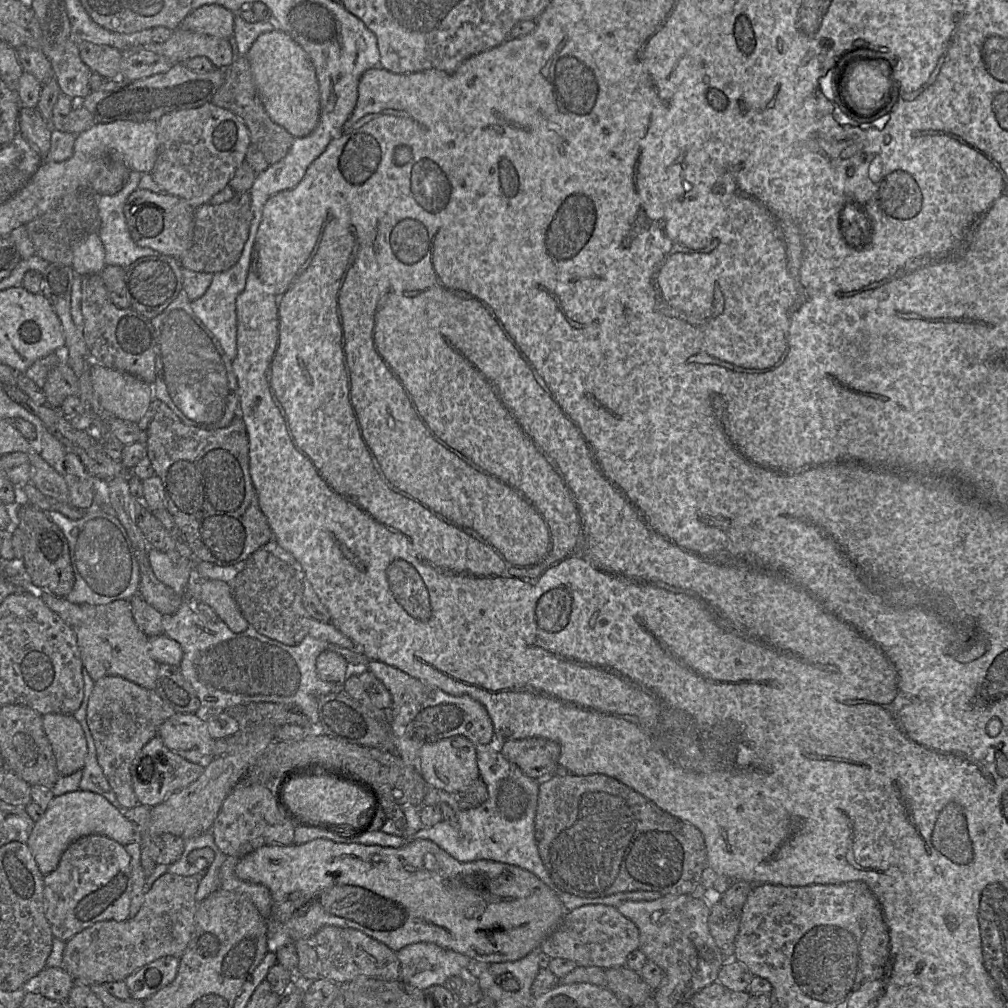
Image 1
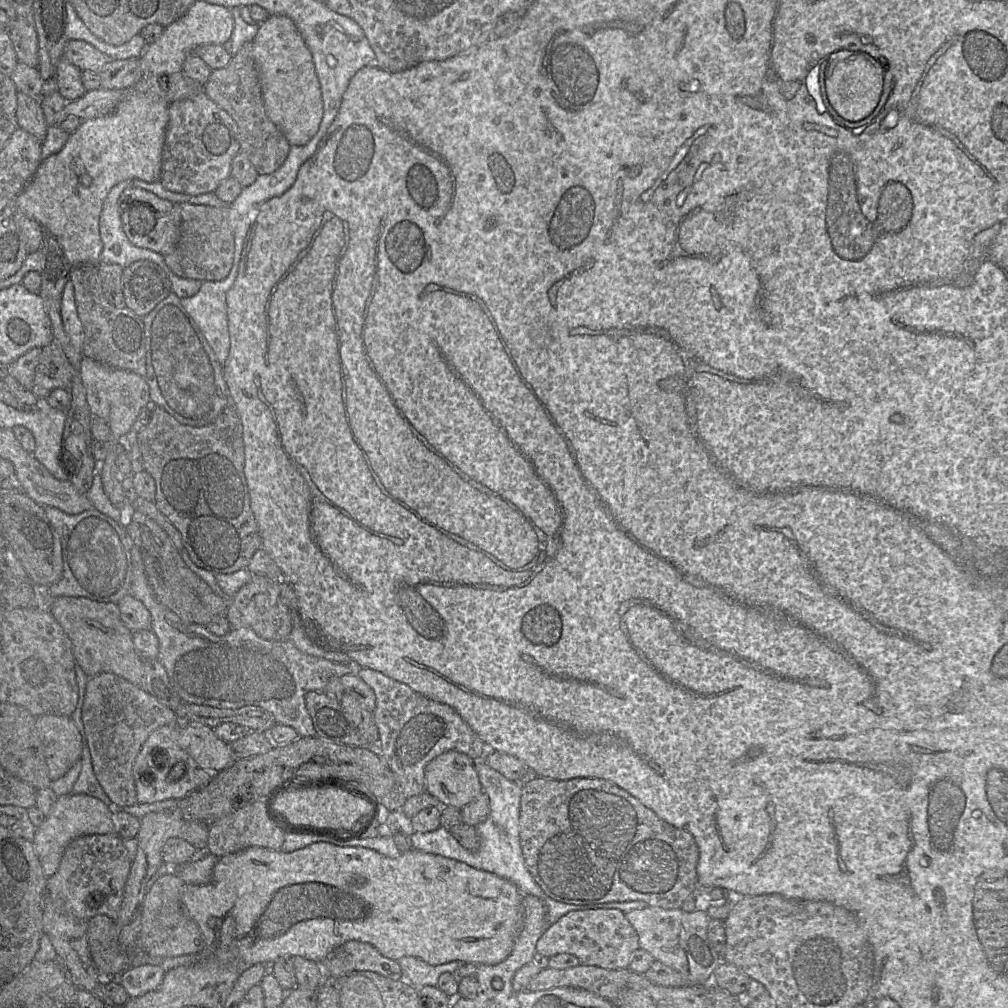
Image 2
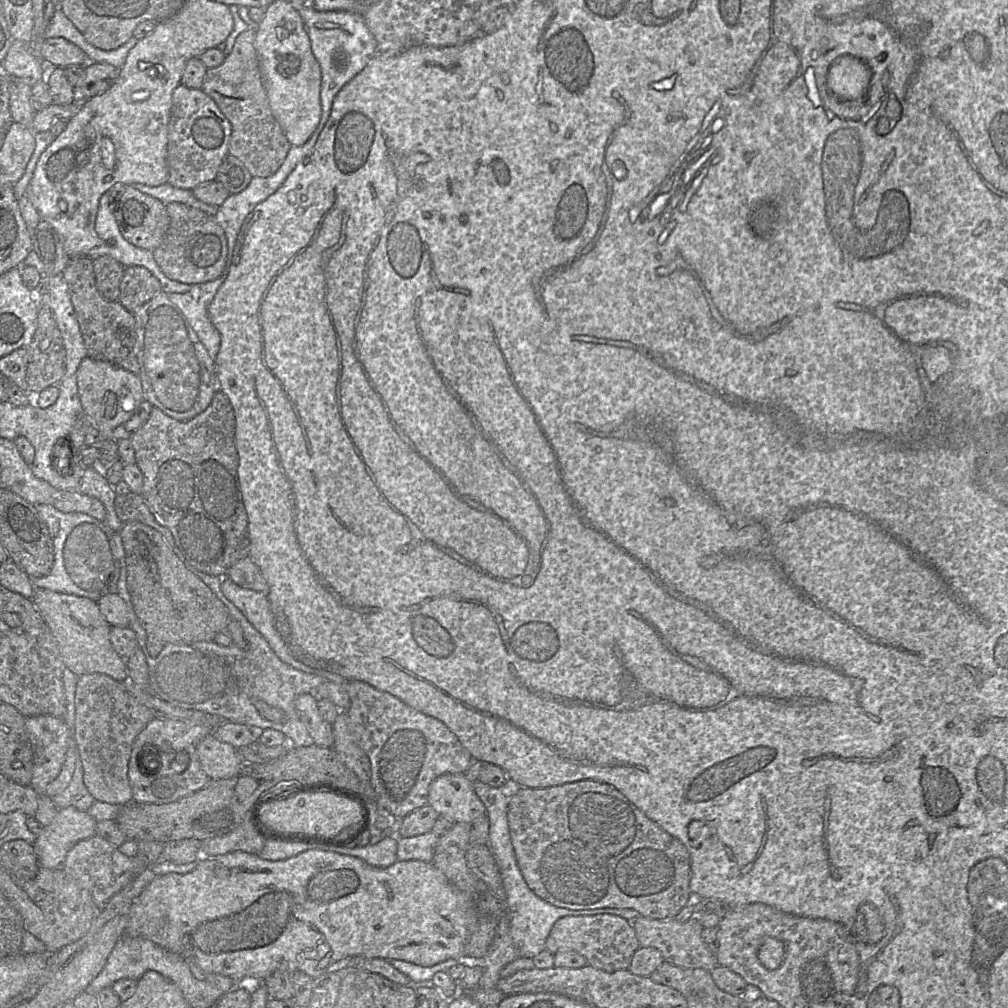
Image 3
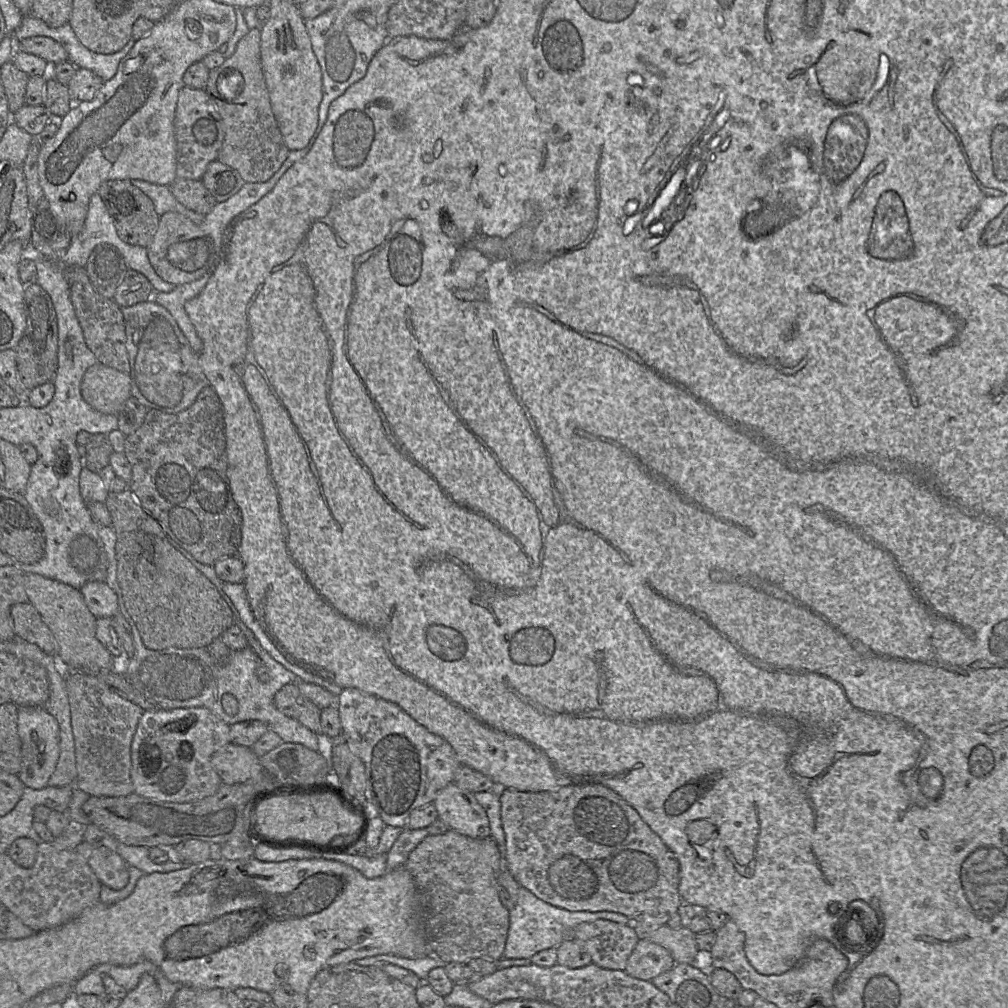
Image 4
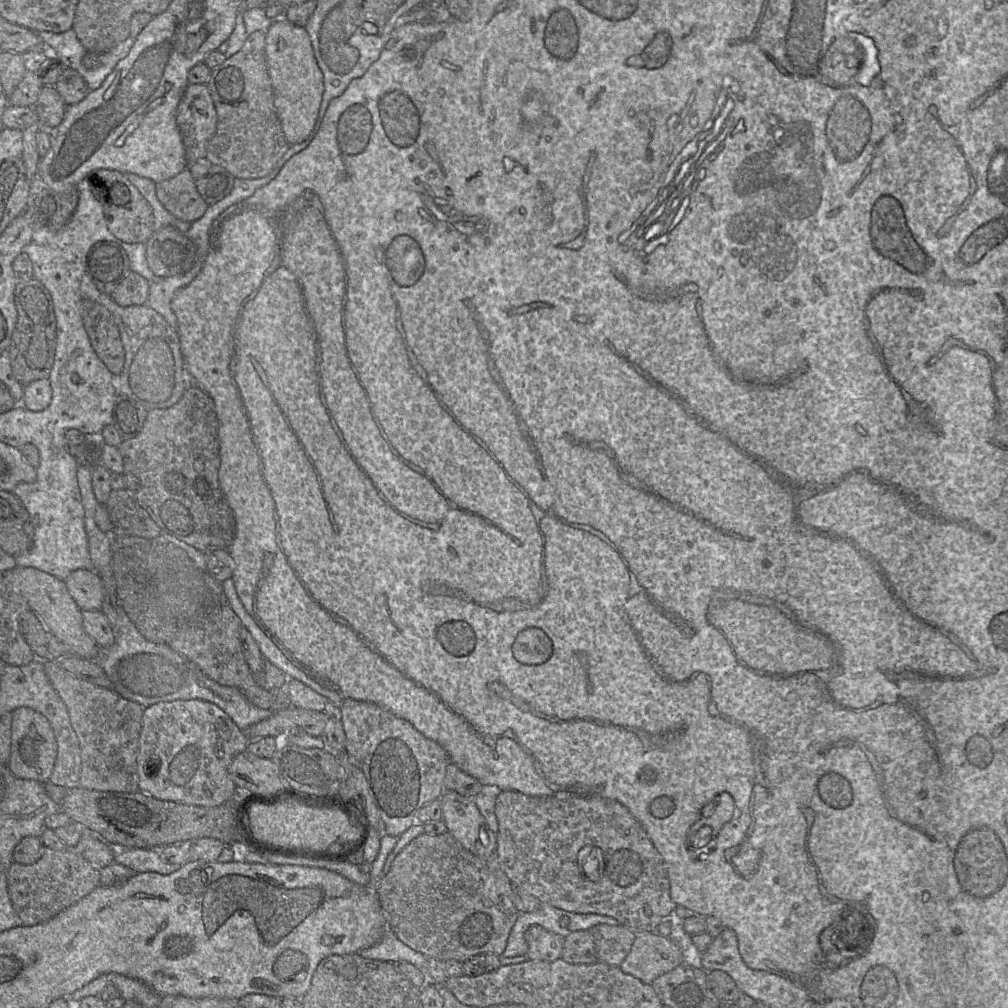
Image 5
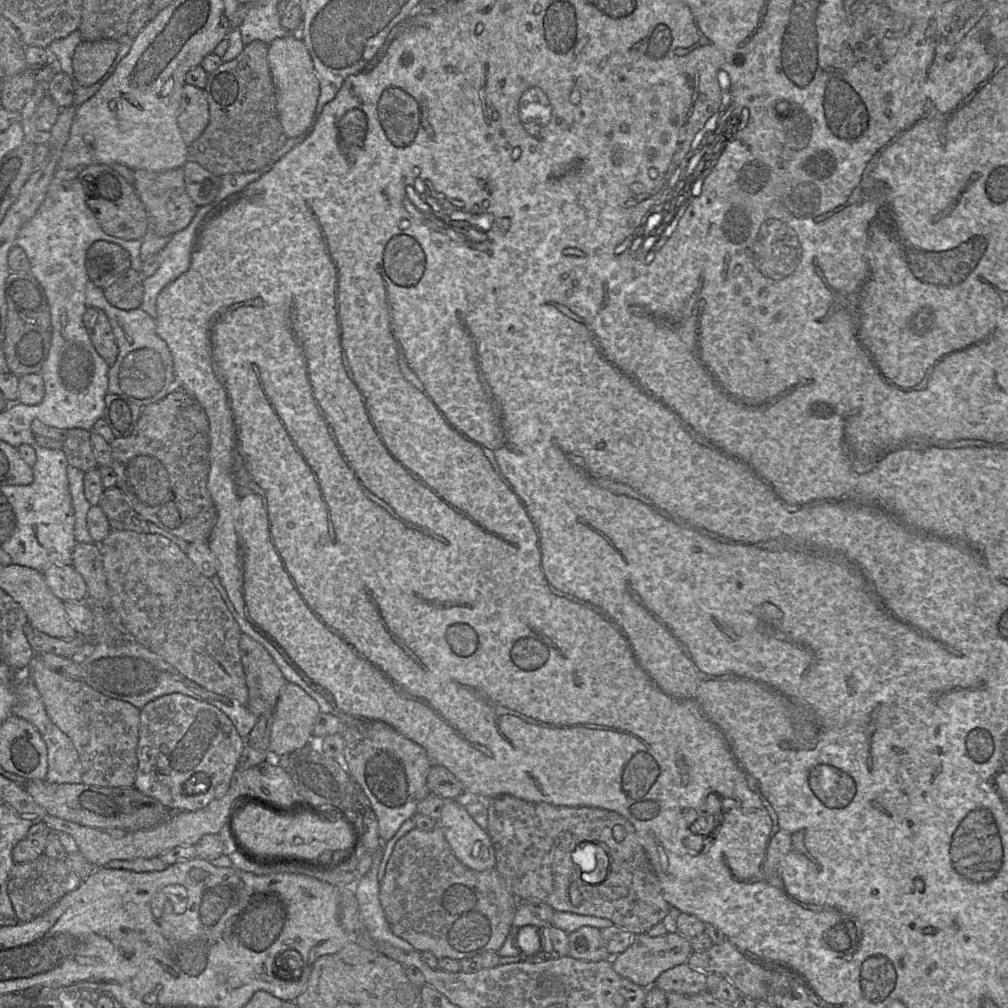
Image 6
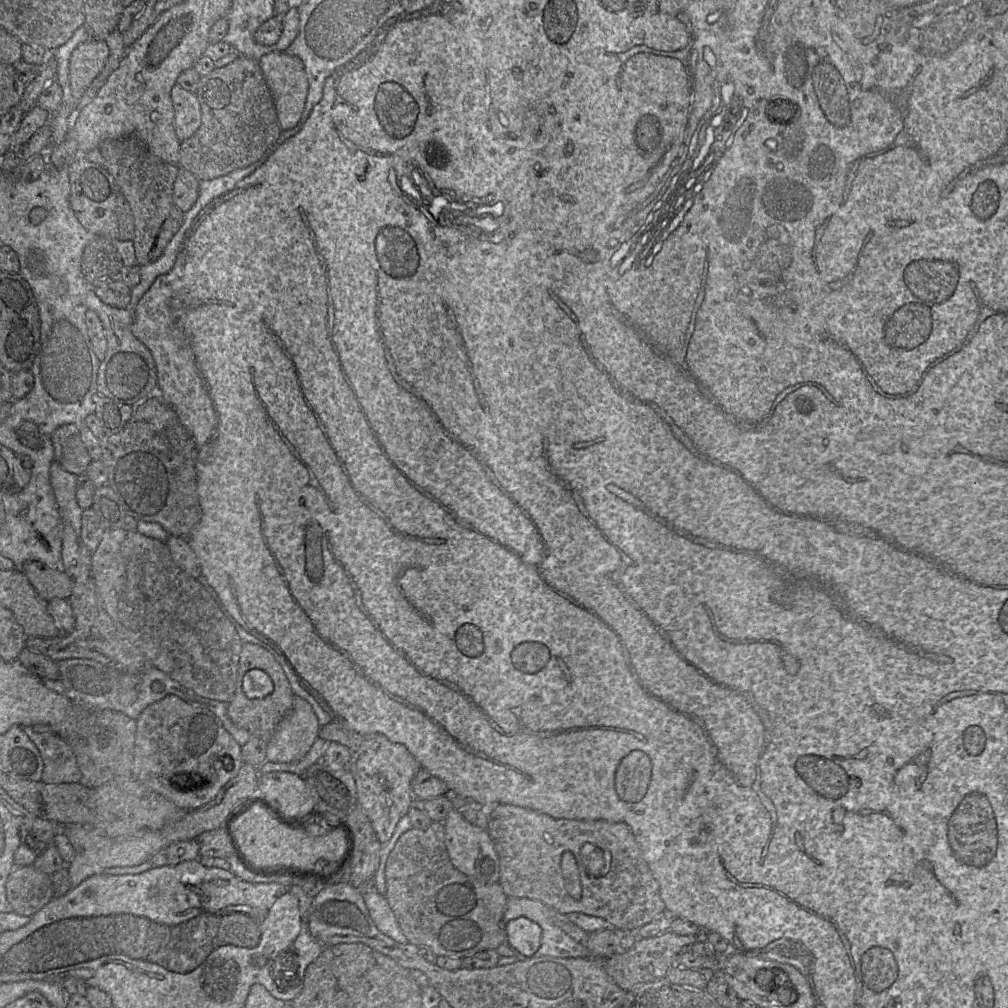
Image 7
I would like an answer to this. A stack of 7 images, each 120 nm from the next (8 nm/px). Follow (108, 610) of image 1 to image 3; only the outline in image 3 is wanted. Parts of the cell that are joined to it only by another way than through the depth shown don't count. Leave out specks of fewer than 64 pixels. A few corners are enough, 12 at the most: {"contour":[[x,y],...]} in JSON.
{"contour":[[40,588],[31,599],[66,669],[128,683],[97,602]]}

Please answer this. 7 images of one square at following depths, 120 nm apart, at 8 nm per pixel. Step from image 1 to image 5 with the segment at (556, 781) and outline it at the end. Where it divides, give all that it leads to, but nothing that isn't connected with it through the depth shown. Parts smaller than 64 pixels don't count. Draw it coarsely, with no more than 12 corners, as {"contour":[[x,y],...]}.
{"contour":[[496,798],[514,887],[653,932],[678,907],[620,802]]}

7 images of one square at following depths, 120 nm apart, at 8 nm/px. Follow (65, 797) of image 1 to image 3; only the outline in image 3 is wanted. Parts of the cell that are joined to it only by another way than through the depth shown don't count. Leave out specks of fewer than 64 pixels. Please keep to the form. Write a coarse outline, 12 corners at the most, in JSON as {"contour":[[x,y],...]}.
{"contour":[[60,809],[33,845],[39,866],[62,867],[95,836],[88,812]]}

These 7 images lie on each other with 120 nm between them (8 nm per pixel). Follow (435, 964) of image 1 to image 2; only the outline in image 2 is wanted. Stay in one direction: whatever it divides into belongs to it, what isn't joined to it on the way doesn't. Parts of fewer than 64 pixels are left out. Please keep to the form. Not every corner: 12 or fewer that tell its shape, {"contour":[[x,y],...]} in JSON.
{"contour":[[412,956],[397,960],[403,979],[416,988],[436,986],[442,973],[466,962],[430,965]]}

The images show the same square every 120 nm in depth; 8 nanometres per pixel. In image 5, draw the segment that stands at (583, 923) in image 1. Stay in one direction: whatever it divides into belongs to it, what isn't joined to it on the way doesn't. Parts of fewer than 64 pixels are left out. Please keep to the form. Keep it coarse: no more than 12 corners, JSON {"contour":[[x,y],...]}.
{"contour":[[623,925],[589,931],[597,962],[620,968],[637,934]]}

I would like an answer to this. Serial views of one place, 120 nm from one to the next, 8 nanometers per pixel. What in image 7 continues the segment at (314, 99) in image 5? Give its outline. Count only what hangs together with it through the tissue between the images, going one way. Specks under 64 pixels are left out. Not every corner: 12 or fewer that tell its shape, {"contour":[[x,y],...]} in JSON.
{"contour":[[286,51],[259,63],[281,129],[299,123],[308,94],[304,64]]}

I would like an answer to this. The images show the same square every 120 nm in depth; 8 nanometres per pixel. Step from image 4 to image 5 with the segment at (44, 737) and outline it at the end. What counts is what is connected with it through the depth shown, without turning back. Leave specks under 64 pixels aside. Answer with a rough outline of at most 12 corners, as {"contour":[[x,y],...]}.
{"contour":[[11,714],[6,767],[16,778],[45,784],[56,757],[43,715]]}

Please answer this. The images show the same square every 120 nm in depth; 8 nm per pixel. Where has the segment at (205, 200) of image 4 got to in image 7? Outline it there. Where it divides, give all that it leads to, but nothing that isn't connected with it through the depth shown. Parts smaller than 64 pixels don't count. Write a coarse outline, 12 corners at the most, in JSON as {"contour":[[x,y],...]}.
{"contour":[[136,137],[98,148],[133,213],[138,265],[162,255],[183,223],[180,166]]}

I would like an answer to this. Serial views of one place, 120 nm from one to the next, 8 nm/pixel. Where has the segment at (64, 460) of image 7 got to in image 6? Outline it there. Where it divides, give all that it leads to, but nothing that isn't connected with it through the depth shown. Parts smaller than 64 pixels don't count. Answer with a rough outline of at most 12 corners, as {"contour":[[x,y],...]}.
{"contour":[[73,428],[63,443],[68,464],[101,469],[92,430]]}

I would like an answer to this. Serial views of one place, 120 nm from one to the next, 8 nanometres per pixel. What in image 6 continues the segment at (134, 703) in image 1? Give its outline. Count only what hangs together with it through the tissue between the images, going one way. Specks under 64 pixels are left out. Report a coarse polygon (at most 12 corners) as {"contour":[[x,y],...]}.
{"contour":[[26,671],[73,742],[82,782],[134,787],[141,710],[59,675]]}

